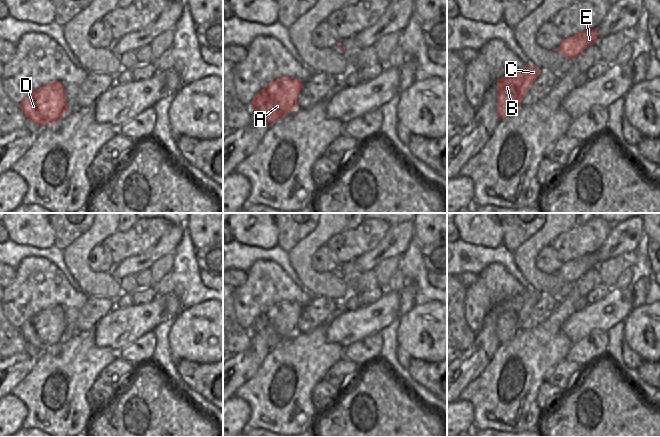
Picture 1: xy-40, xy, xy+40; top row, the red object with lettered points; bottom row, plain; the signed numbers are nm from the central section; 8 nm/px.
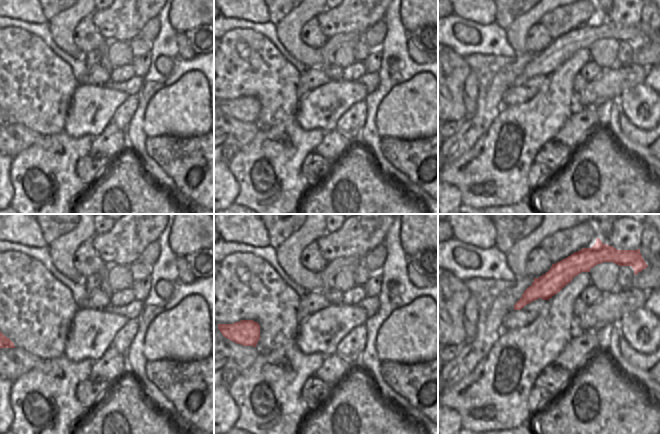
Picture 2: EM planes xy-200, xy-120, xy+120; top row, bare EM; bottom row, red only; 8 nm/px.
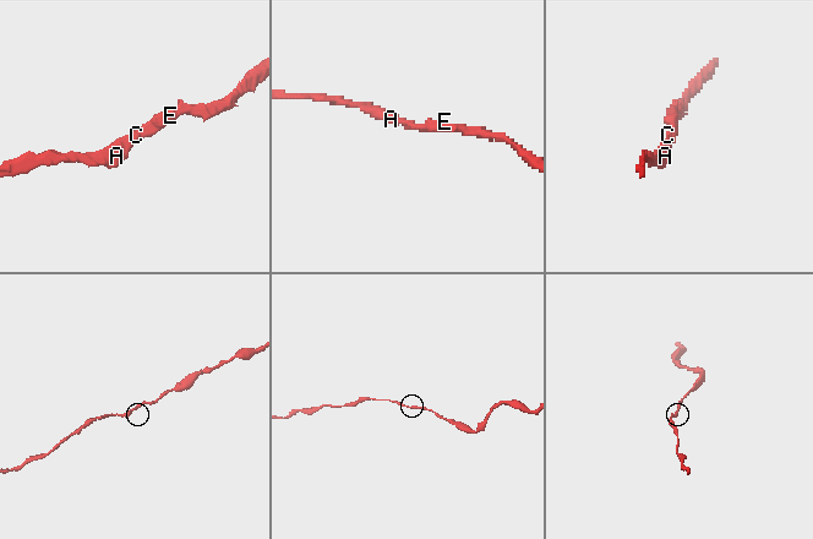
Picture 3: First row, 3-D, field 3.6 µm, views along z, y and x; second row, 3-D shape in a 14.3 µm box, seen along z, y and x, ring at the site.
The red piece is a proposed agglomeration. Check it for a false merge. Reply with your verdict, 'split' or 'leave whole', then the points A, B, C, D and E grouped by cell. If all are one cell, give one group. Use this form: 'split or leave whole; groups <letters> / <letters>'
leave whole; groups A B C D E

